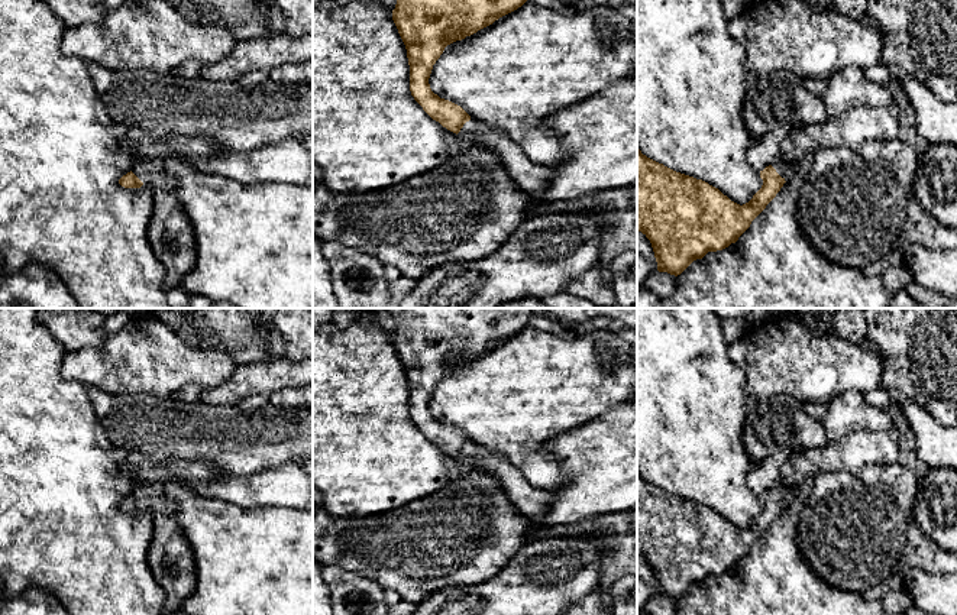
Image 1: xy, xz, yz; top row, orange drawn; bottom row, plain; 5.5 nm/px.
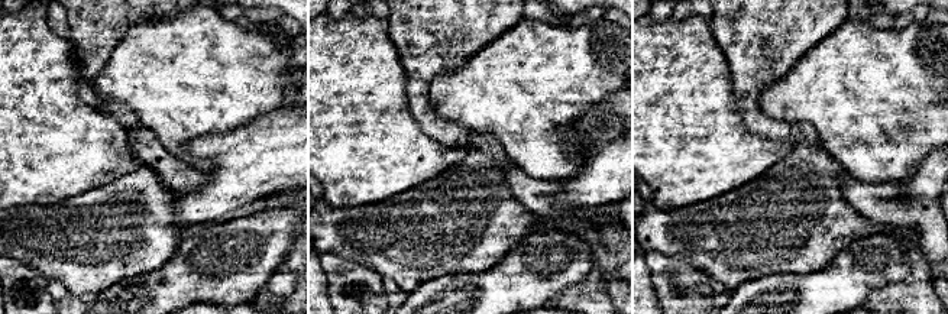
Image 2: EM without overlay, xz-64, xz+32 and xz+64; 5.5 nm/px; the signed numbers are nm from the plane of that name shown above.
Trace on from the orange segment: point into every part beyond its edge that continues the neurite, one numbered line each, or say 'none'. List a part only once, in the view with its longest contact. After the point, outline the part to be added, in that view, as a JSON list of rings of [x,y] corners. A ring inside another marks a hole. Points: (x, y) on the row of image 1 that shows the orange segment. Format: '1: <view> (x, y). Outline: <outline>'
1: xz (533, 178). Outline: [[[471,119],[463,124],[458,137],[466,143],[486,145],[499,156],[515,185],[526,194],[540,195],[547,190],[555,174],[553,168],[531,162],[504,132]]]

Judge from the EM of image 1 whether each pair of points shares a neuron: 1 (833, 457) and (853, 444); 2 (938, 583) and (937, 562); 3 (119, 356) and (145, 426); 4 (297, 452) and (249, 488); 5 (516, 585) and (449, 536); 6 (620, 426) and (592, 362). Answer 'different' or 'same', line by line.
1: same
2: different
3: different
4: different
5: different
6: different

